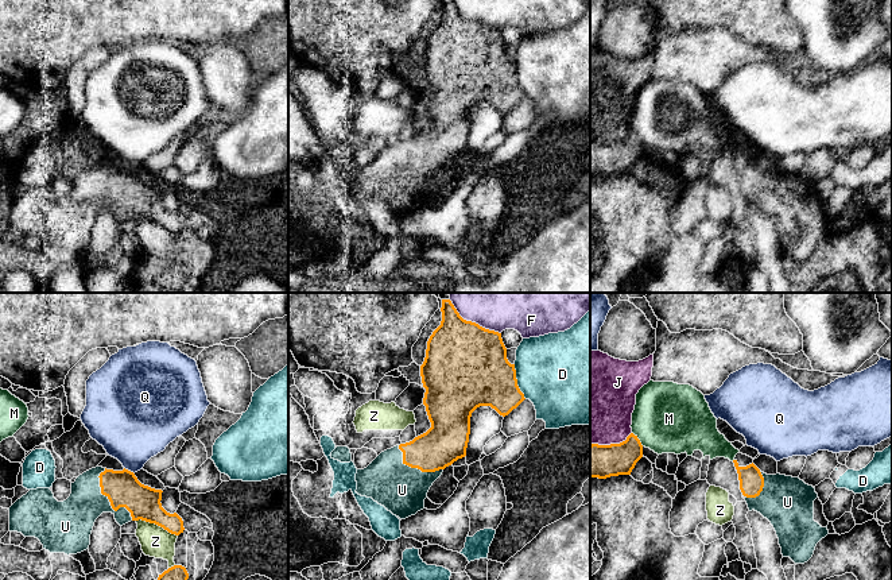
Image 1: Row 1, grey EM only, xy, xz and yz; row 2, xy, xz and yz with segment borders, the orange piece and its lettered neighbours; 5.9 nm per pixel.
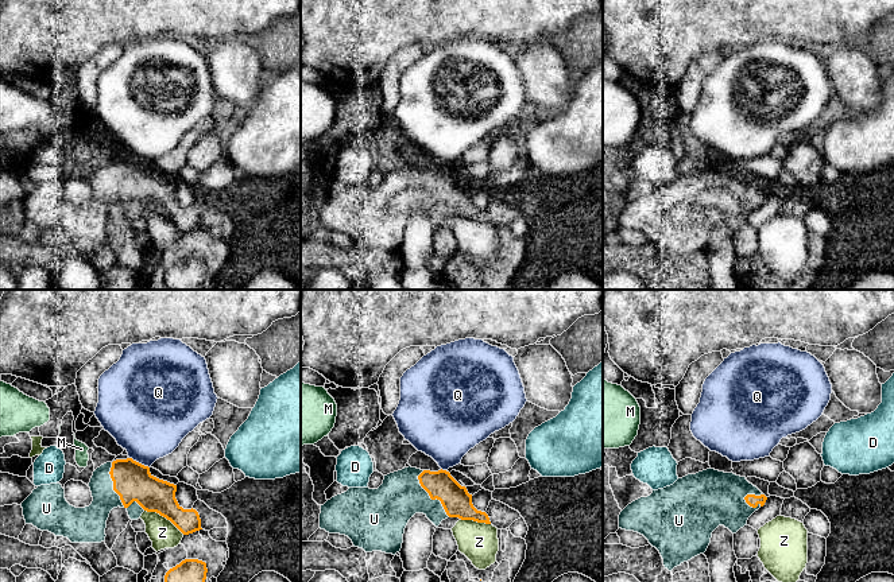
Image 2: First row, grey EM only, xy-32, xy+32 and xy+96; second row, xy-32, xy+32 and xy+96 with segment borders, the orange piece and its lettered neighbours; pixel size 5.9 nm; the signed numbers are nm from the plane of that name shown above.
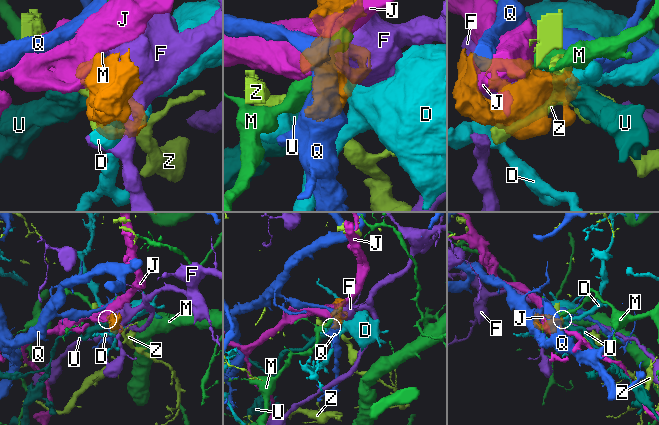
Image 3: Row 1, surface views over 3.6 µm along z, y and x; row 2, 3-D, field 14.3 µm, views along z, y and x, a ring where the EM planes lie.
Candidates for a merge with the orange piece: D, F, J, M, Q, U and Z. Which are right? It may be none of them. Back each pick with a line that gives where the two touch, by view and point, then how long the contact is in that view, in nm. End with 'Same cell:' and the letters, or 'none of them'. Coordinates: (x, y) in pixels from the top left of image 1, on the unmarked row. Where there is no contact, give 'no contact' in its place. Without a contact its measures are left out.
U: contact xy (109, 198); length 360 nm
Same cell: U

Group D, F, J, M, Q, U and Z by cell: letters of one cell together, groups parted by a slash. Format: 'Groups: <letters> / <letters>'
Groups: D / F / J / M / Q / U / Z

